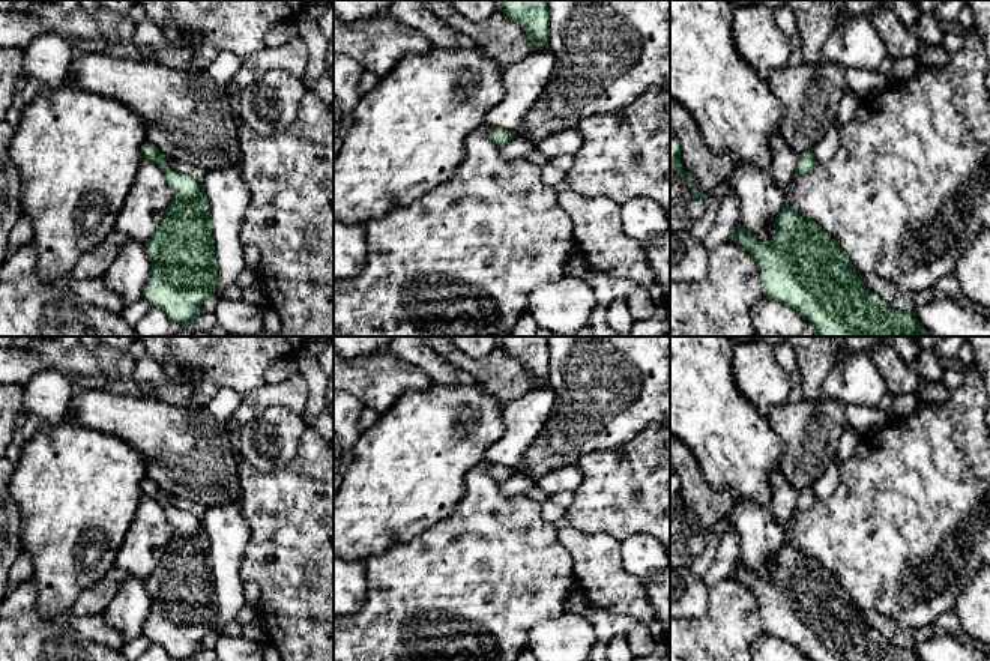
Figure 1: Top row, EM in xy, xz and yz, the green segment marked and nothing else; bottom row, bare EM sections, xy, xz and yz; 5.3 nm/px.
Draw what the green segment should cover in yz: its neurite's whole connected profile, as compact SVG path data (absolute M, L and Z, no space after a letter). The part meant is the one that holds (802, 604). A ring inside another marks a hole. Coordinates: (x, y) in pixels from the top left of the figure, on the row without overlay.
M787 539L769 578L759 578L742 560L733 566L730 577L753 592L763 632L796 647L808 661L921 661L913 646L895 646L873 629L840 581Z

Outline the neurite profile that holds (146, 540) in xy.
M143 496L135 520L117 553L116 566L126 571L128 575L147 578L159 562L171 535L173 527L162 506Z

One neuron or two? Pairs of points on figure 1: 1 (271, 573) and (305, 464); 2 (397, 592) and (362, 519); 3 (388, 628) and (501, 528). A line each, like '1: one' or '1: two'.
1: one
2: two
3: one

